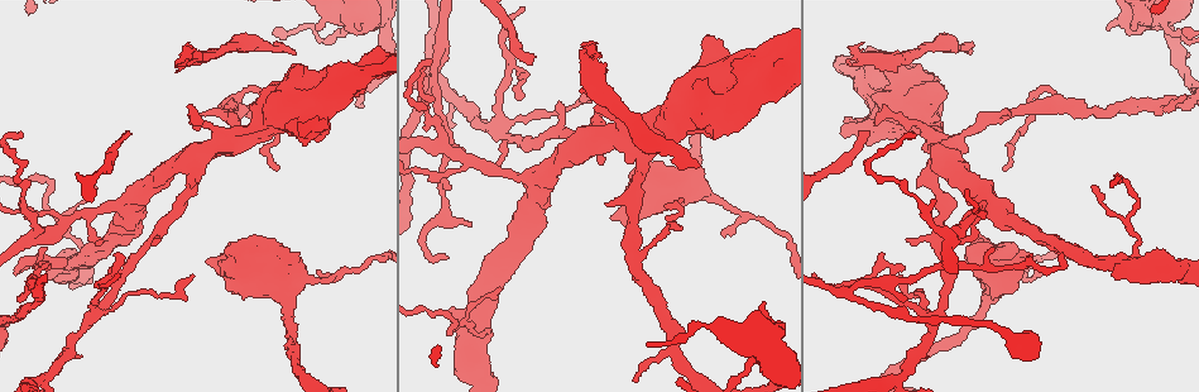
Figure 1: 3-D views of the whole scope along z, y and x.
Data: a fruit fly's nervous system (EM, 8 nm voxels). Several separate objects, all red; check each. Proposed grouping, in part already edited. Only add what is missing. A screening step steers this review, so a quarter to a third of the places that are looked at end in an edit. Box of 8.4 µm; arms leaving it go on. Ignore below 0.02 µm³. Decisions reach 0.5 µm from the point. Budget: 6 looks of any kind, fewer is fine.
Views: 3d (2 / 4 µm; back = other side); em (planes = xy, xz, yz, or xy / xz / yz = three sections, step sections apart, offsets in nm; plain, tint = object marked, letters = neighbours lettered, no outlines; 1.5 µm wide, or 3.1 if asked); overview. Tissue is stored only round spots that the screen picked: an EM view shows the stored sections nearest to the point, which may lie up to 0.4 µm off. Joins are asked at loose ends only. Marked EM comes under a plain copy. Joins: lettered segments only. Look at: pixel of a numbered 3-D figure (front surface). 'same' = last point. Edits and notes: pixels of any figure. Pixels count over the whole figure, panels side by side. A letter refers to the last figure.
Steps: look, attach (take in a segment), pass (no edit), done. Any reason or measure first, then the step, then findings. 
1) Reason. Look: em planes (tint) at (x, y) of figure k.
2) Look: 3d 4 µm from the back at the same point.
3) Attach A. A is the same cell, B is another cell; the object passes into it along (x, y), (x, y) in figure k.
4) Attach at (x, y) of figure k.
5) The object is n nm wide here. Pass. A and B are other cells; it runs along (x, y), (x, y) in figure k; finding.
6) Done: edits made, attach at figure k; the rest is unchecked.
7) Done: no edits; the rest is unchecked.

An open end. Look: 3d 4 µm at (503, 141) of figure 1.

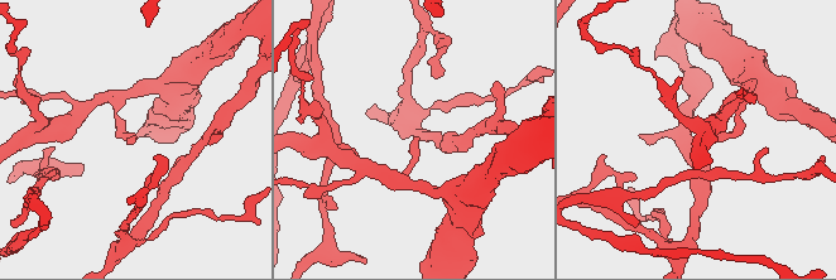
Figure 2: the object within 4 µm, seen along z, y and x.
Shape alone is not enough. Look: em xy step 4 (tint) at (415, 139) of figure 2.

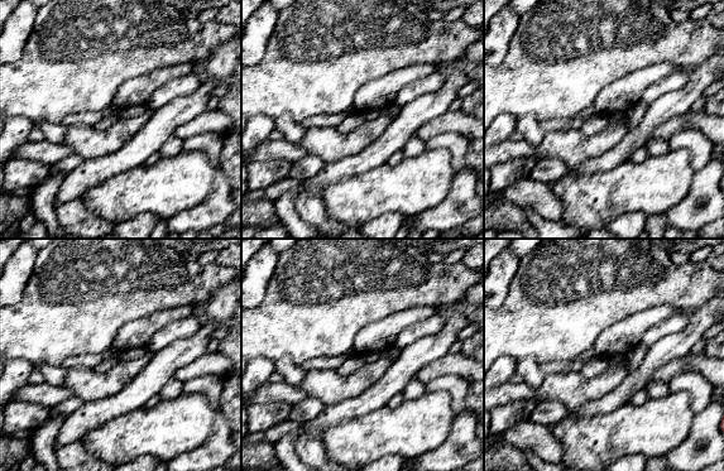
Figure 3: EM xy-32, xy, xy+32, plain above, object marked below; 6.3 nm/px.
Another direction. Look: em planes (letters) at the same point.

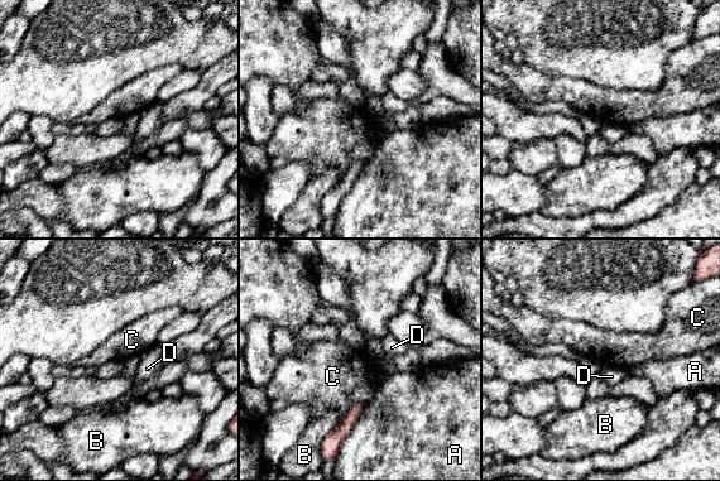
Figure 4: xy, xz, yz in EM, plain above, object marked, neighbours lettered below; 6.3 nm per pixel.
Pass. A, B, C and D are other cells; a border runs along (364, 407), (354, 404), (339, 423) in figure 4; no lettered segment goes on from it.

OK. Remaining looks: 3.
Branch stops here. Look: 3d 4 µm from the back at (340, 61) of figure 1.

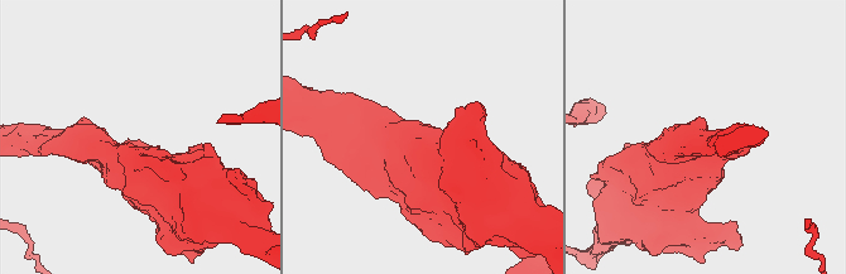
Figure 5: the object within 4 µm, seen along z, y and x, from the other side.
Shape alone is not enough. Look: em xz step 4 (letters) at (138, 140) of figure 5.

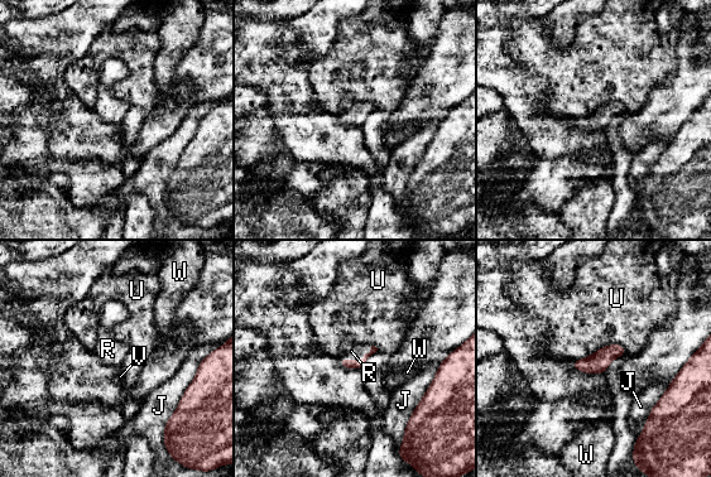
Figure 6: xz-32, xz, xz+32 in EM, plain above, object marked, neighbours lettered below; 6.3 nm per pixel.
Attach R. R is the same cell, J, U, V and W are other cells; the object passes into it along (347, 364), (358, 360), (351, 351) in figure 6; it goes on there.

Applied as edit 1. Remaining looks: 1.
Branch stops here. Look: em planes (letters) at (873, 121) of figure 1.

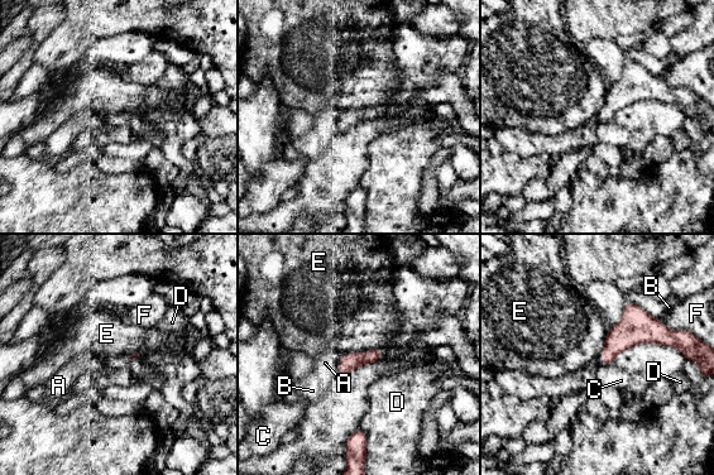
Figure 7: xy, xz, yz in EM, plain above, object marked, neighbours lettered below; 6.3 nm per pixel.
Pass. A, B, C, D, E and F are other cells; a border runs along (383, 350), (363, 350), (340, 355) in figure 7; none of them fits.

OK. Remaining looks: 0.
Done: edits made, attach at figure 6; the rest is unchecked.

